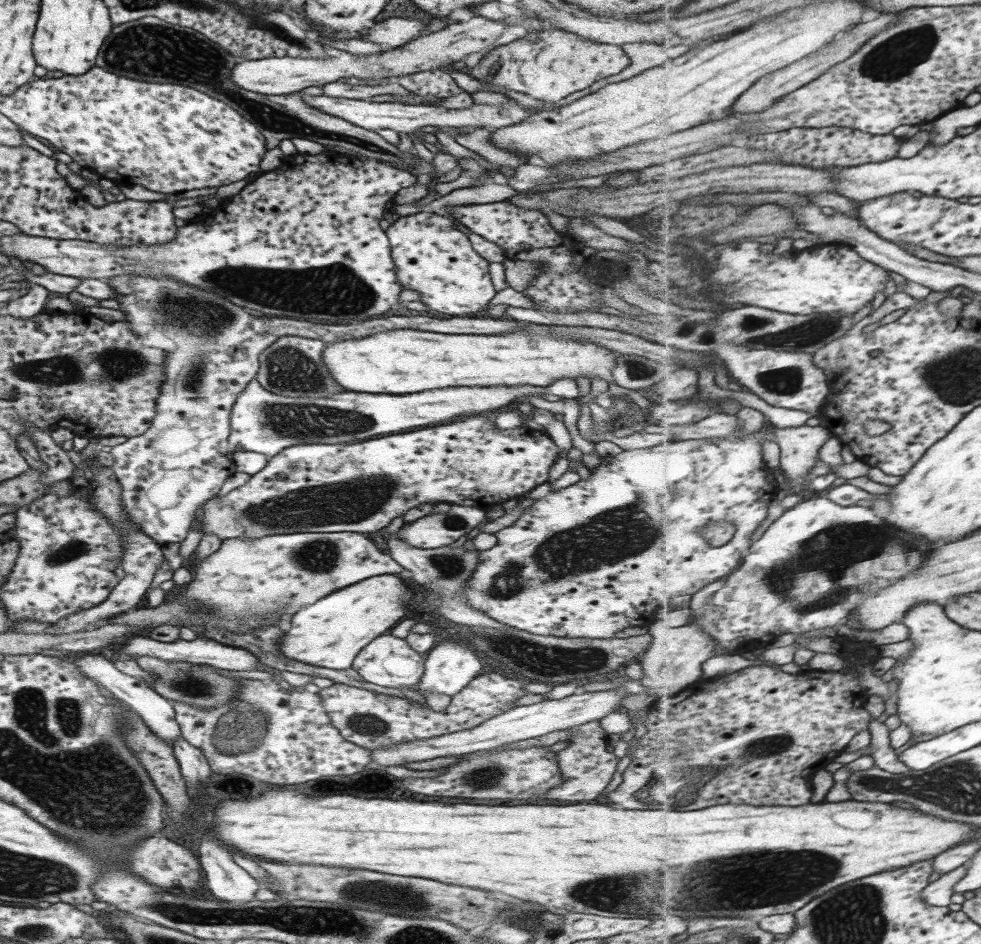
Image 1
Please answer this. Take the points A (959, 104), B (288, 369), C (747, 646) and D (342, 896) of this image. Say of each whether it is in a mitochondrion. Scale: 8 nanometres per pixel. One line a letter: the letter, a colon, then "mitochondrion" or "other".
A: other
B: mitochondrion
C: other
D: mitochondrion

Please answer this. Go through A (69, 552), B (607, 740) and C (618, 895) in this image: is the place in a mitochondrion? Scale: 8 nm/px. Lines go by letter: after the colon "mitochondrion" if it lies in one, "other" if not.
A: mitochondrion
B: other
C: mitochondrion

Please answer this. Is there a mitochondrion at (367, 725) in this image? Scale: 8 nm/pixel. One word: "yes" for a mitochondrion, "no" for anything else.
yes

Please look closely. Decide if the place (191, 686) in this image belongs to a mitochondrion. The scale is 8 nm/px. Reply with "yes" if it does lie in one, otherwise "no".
yes

